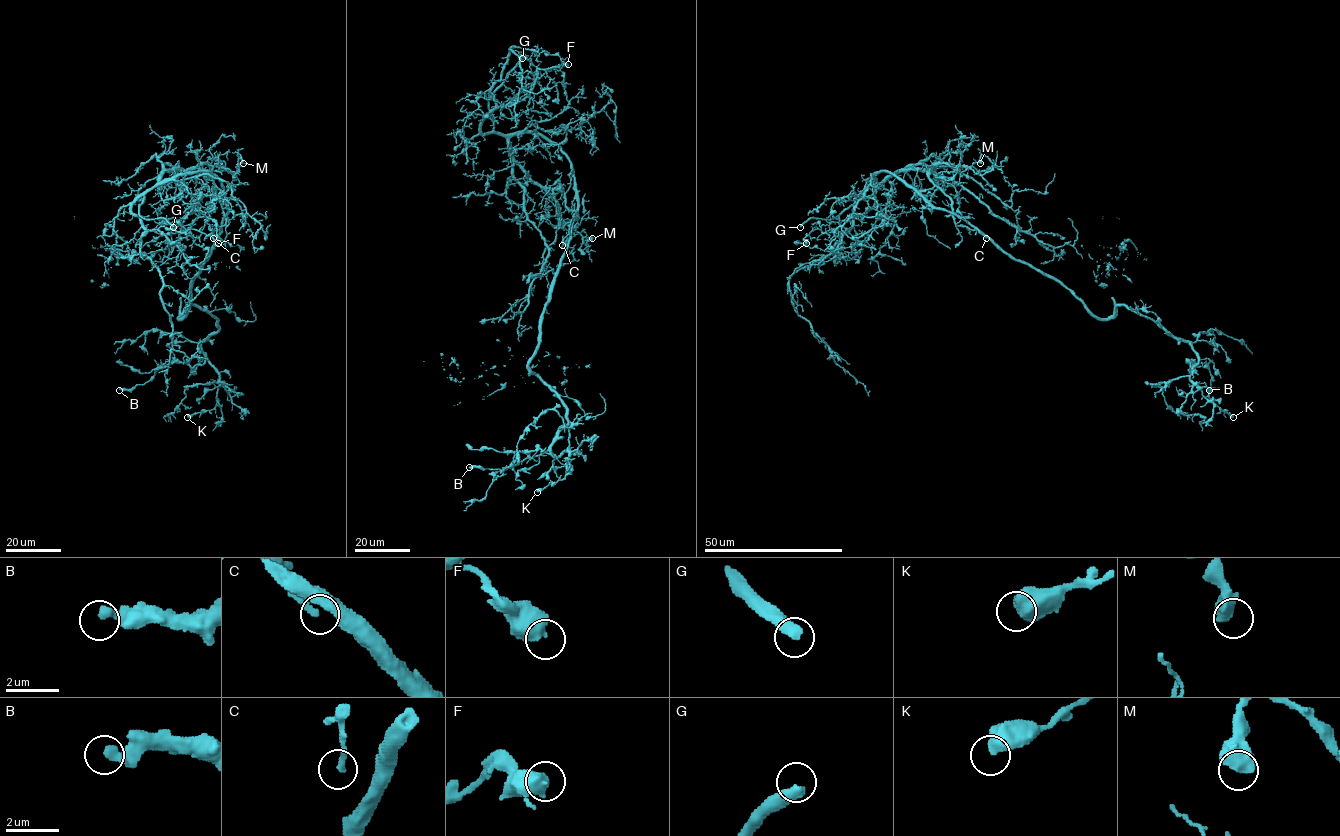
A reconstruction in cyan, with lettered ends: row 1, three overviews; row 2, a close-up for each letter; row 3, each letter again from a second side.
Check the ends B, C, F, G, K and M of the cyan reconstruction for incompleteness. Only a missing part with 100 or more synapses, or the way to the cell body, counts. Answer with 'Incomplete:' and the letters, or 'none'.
Incomplete: G

